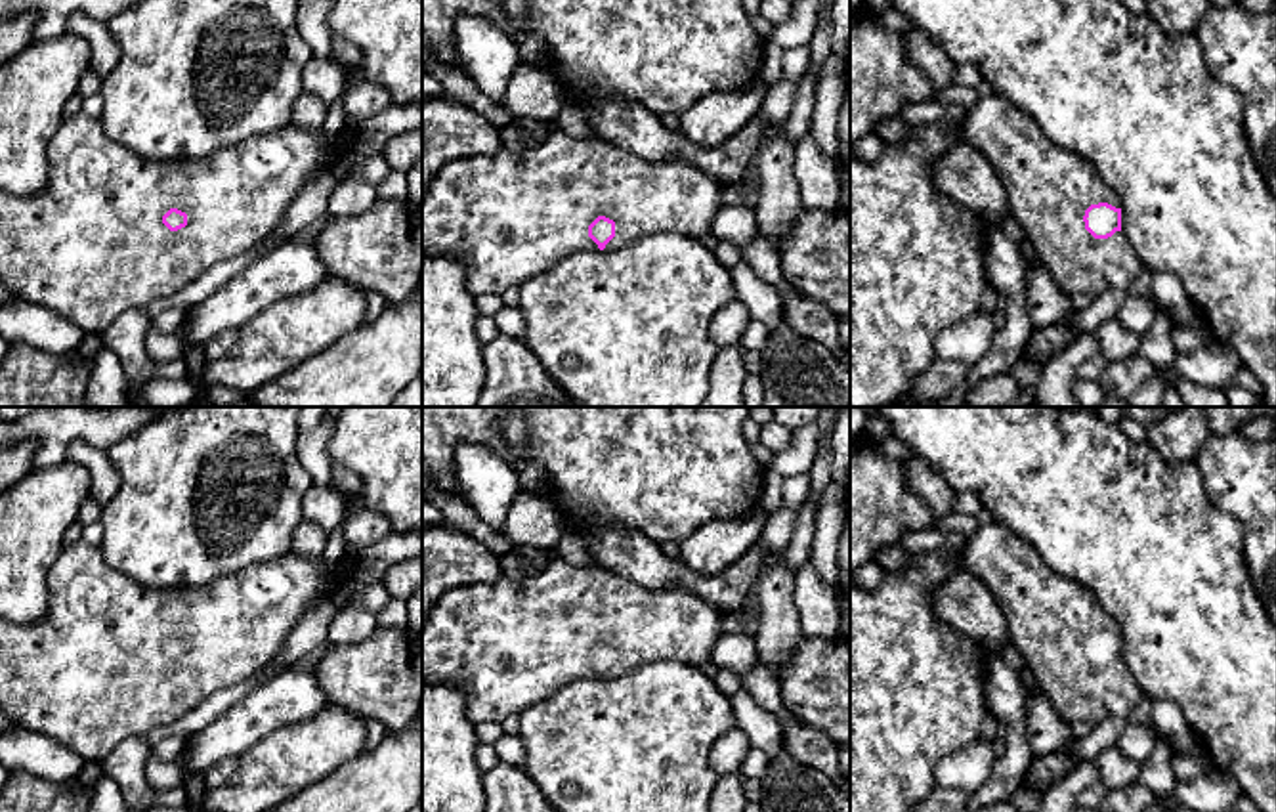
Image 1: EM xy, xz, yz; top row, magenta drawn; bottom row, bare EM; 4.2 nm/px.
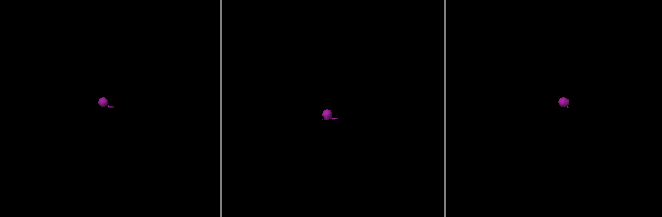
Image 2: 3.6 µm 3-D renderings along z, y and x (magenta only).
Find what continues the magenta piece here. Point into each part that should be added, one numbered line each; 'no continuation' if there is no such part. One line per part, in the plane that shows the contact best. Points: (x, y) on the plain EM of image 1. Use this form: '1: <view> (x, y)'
1: yz (1049, 616)

